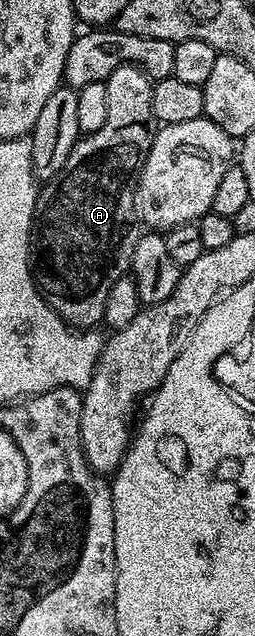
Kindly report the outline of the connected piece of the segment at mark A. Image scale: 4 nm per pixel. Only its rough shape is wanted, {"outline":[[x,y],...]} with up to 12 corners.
{"outline":[[120,65],[107,119],[44,182],[41,298],[81,331],[130,272],[153,81]]}

